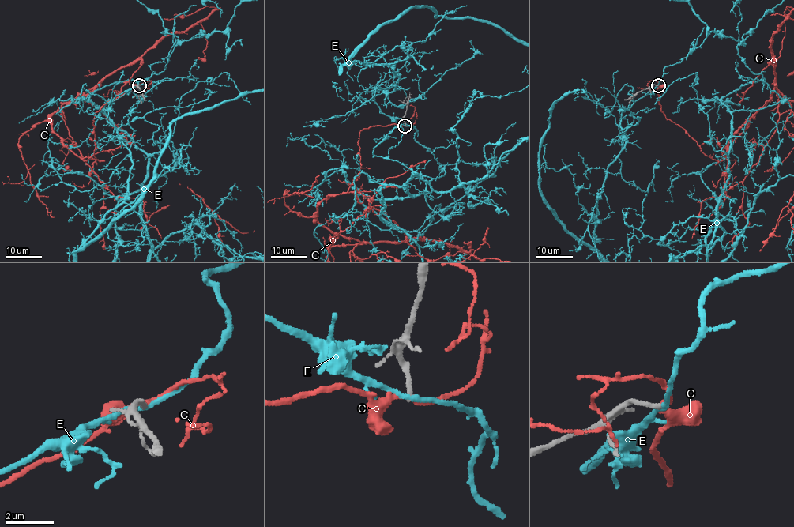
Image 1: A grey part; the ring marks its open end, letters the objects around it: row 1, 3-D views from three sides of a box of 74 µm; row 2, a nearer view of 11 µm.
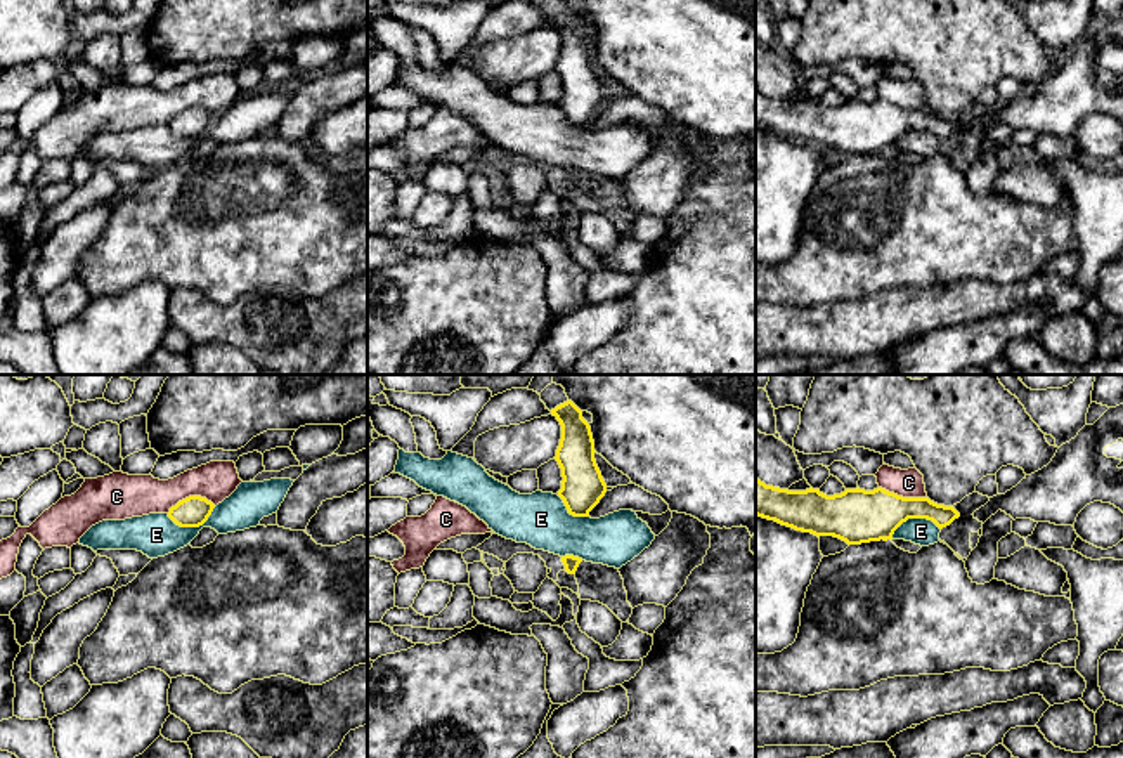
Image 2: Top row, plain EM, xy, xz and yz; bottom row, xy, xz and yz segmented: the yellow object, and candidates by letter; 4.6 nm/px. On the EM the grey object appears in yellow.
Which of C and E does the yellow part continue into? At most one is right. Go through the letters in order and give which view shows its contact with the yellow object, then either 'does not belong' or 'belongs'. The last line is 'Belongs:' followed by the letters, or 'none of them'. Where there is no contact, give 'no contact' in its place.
C: contact in xy; does not belong
E: contact in xy; does not belong
Belongs: none of them

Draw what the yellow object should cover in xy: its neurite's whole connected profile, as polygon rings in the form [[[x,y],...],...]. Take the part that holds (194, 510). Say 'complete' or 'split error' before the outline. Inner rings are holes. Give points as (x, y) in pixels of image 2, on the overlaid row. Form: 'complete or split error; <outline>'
complete; [[[189,496],[170,508],[168,517],[180,527],[199,527],[211,515],[215,505],[201,496]]]

